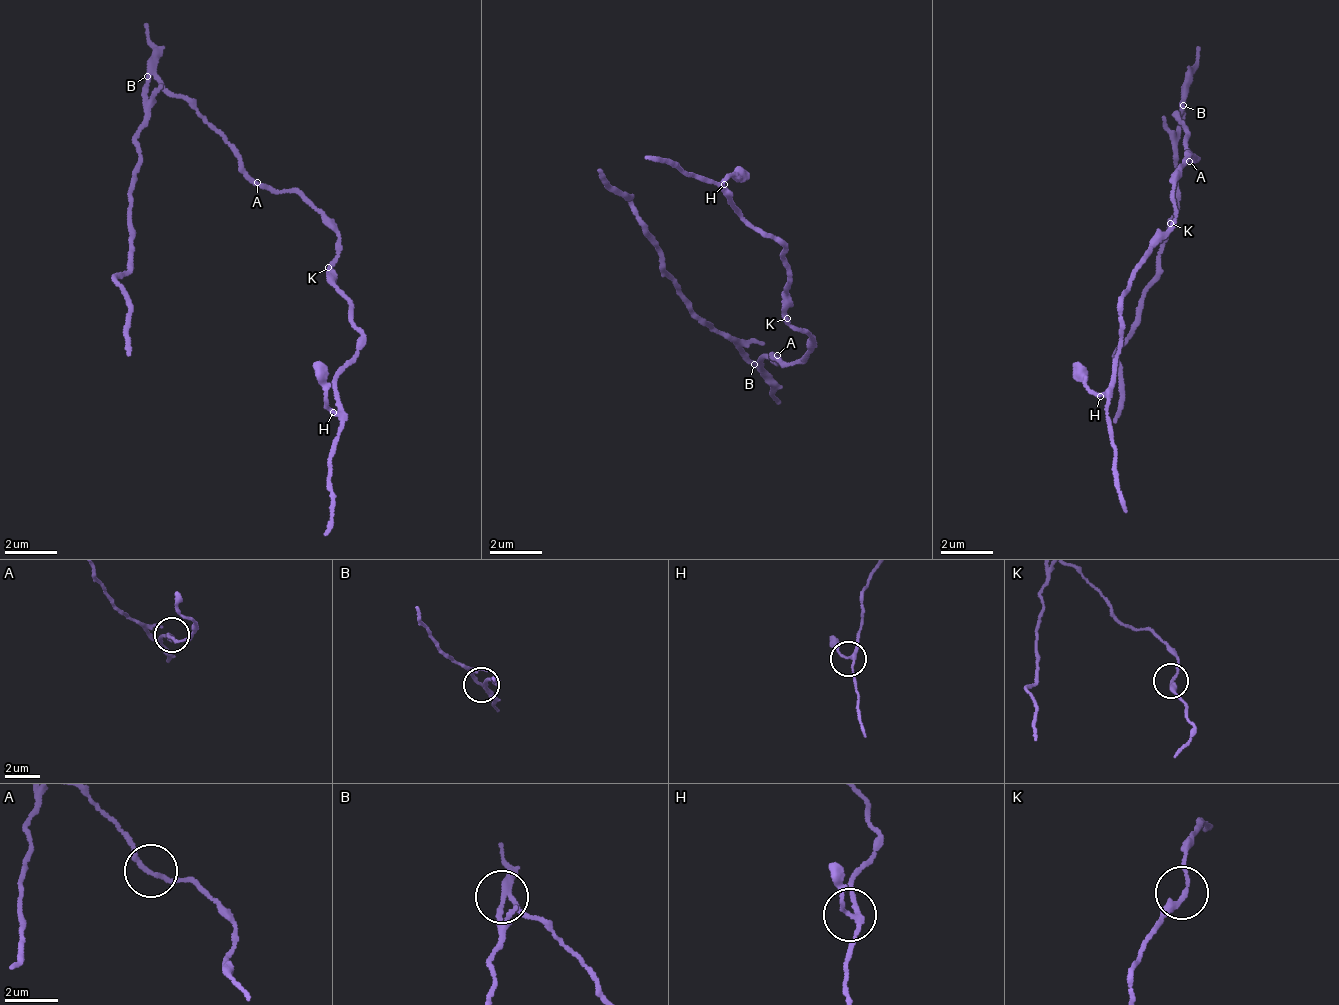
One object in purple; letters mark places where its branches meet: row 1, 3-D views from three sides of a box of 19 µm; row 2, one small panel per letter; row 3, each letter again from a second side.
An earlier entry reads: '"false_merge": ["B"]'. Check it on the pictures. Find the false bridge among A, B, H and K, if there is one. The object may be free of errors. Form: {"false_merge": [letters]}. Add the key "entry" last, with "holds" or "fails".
{"false_merge": ["B"], "entry": "holds"}

